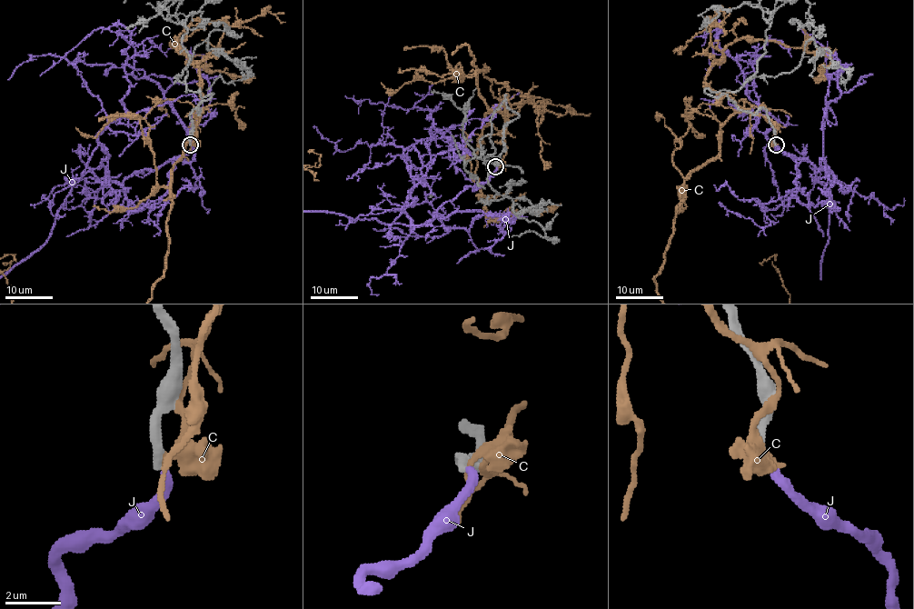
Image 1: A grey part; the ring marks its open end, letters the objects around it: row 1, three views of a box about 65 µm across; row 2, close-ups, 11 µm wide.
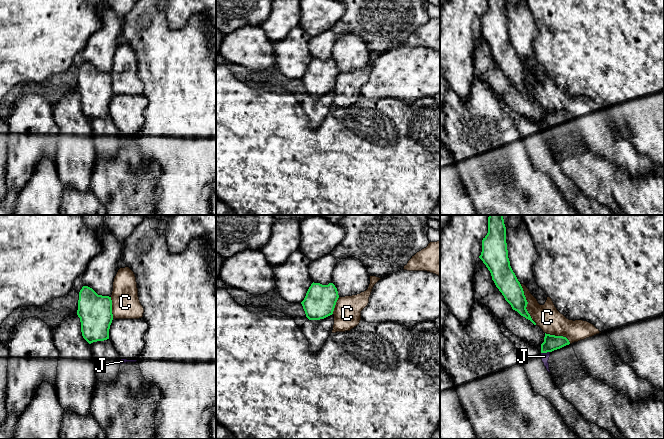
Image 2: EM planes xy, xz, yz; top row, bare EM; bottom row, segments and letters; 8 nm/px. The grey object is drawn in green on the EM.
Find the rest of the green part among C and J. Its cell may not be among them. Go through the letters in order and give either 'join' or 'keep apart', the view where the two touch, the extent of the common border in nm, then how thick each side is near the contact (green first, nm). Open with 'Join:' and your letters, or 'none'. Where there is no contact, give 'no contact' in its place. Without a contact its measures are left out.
Join: none
C: keep apart; meets green in yz; contact 360 nm long; 180 nm thick on the green side, 200 nm on the other
J: keep apart; meets green in yz; contact 70 nm long; 130 nm thick on the green side, 60 nm on the other

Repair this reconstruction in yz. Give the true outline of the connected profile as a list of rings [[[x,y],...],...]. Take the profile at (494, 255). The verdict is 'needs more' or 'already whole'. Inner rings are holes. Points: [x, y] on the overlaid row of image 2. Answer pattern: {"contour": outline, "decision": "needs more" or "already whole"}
{"contour": [[[489,215],[488,233],[482,240],[479,258],[490,271],[496,287],[512,309],[536,325],[526,309],[528,302],[523,288],[510,266],[503,215]]], "decision": "already whole"}

